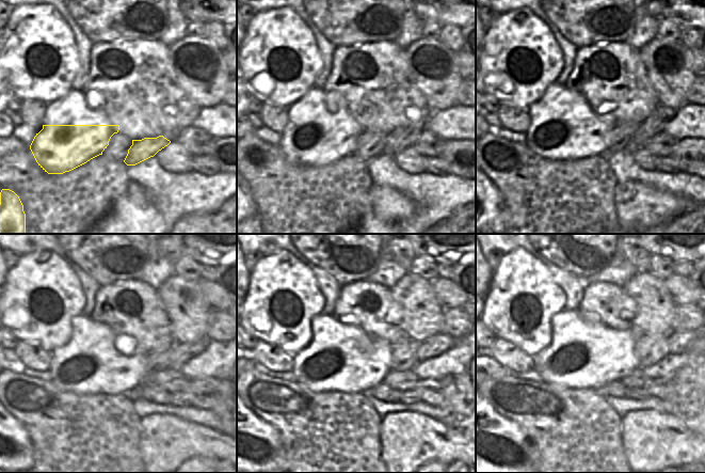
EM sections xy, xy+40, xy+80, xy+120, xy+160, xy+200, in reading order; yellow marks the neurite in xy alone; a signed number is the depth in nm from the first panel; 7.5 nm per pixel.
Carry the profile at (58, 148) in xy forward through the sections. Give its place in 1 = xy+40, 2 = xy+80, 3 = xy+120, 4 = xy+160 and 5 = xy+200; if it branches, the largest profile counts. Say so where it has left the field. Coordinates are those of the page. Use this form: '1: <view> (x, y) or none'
1: xy+40 (306, 144)
2: xy+80 (555, 142)
3: xy+120 (85, 379)
4: xy+160 (350, 378)
5: xy+200 (571, 376)

